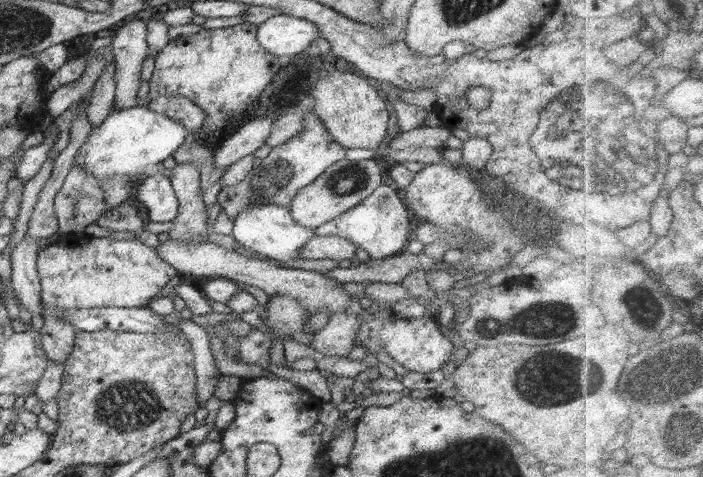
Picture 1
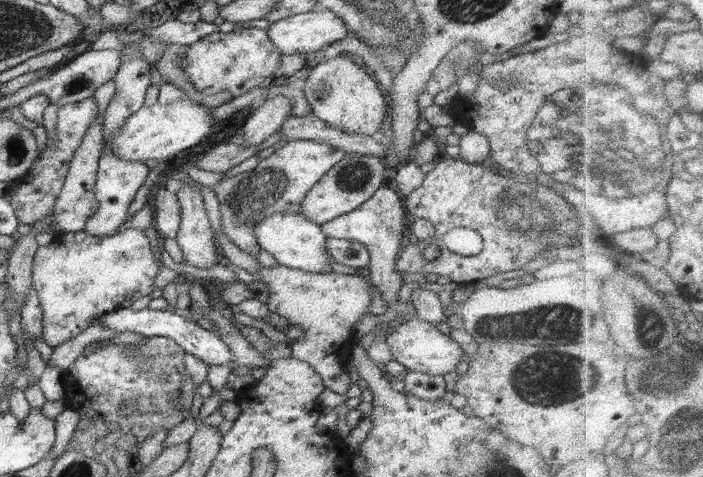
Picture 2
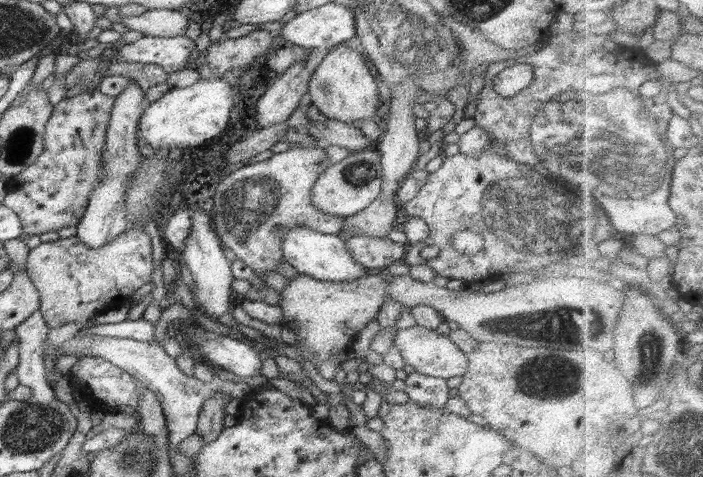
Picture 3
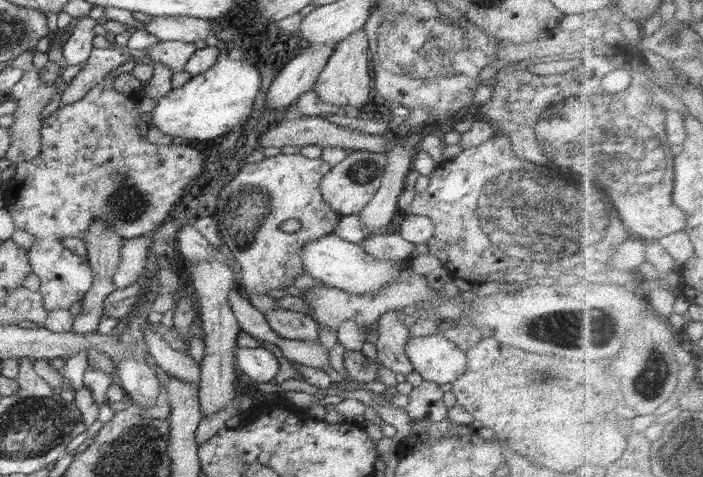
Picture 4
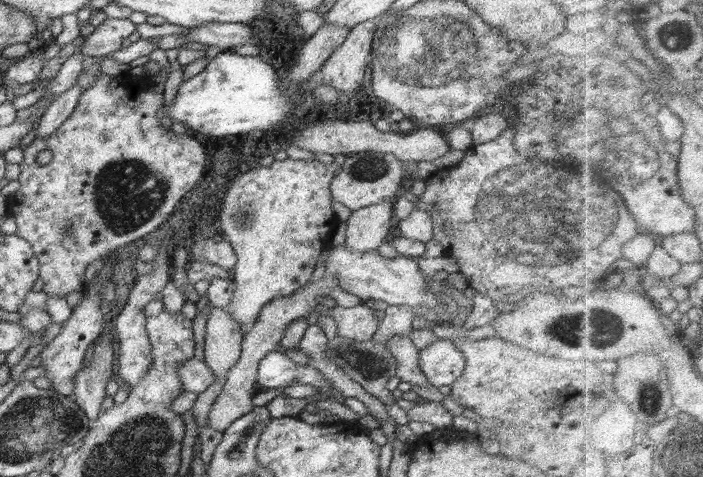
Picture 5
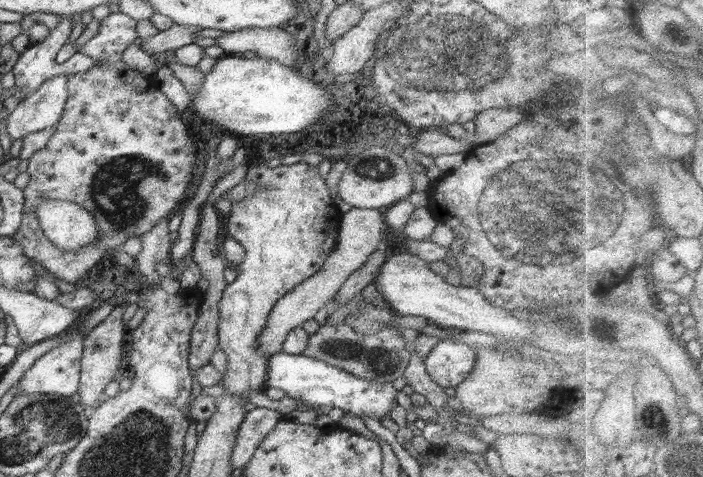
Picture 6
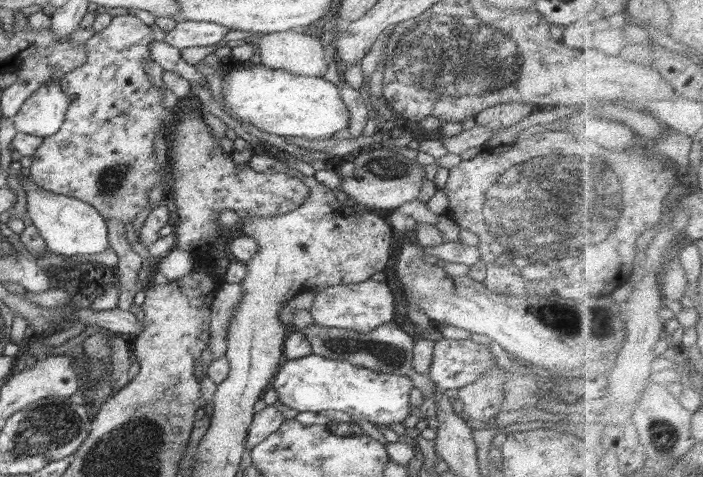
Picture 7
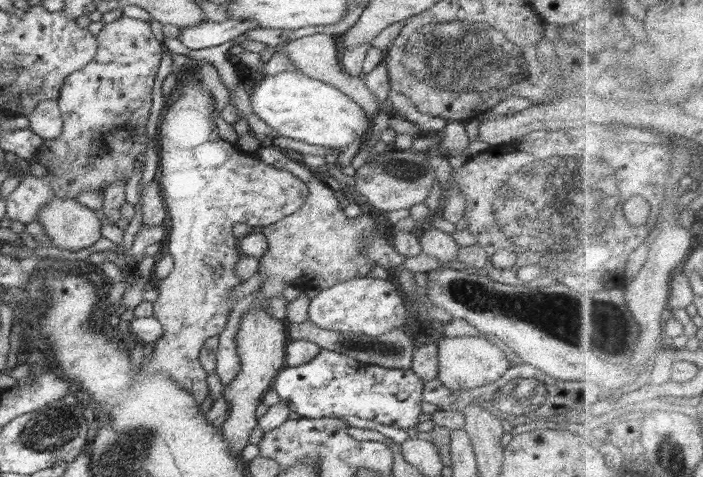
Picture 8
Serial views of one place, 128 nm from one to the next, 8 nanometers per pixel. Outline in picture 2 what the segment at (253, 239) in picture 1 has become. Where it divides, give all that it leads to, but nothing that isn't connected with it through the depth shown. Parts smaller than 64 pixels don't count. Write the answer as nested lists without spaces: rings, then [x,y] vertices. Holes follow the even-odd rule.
[[[275,212],[263,218],[254,228],[253,233],[262,251],[272,254],[279,265],[311,273],[330,273],[328,263],[333,263],[325,251],[327,236],[321,225],[308,220],[301,212]]]

